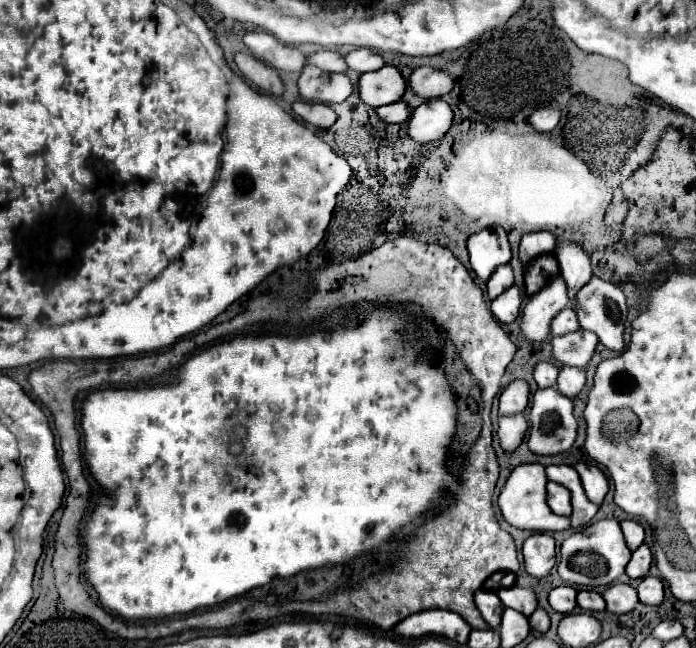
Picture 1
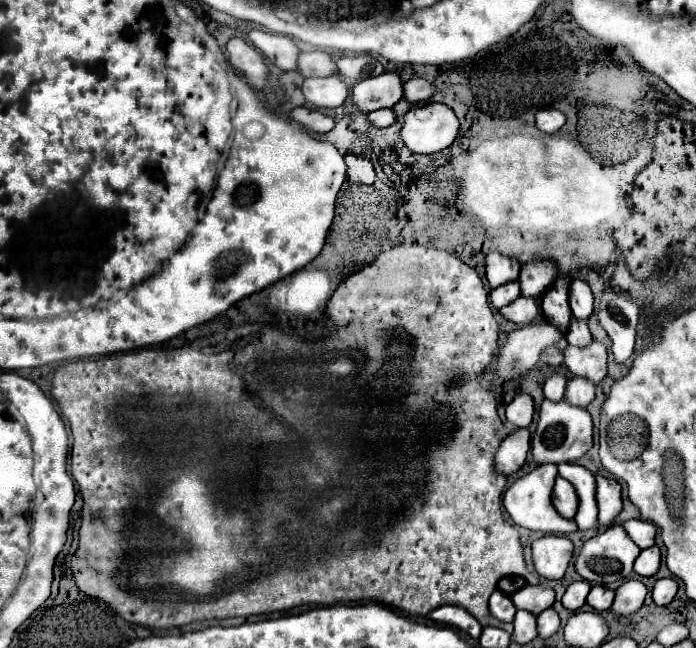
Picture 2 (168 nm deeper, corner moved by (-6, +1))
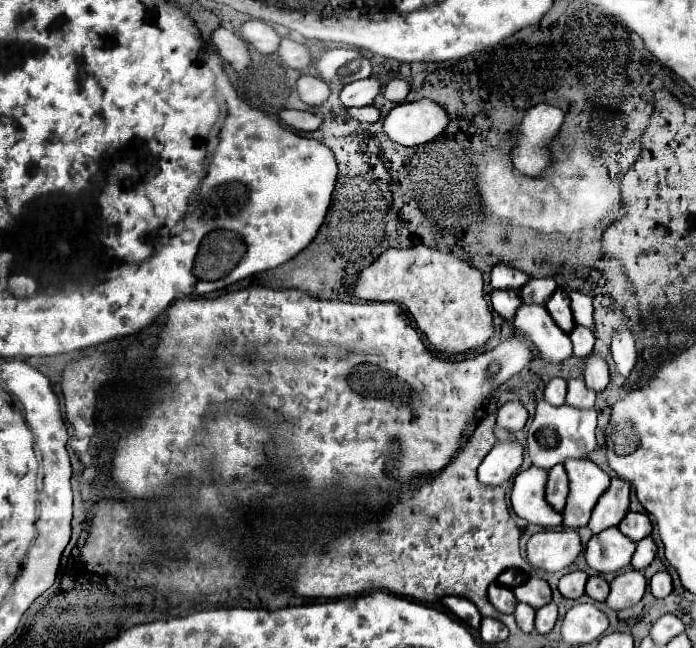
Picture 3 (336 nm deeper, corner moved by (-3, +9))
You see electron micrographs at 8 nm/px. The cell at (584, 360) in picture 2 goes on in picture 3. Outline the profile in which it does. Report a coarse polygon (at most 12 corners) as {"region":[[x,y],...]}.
{"region":[[595,353],[583,359],[583,379],[603,391],[609,383],[609,365]]}

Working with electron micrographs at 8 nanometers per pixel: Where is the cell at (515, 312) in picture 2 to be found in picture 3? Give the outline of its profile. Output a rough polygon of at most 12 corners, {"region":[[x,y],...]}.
{"region":[[521,303],[513,323],[545,361],[571,357],[571,339],[543,305]]}

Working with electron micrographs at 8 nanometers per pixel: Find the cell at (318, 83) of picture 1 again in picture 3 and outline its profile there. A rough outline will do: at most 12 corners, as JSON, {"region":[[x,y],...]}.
{"region":[[301,75],[297,91],[307,105],[321,105],[331,95],[329,83]]}

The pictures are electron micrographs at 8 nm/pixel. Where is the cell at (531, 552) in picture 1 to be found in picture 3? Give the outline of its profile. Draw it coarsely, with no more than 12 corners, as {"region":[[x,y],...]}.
{"region":[[545,529],[527,541],[527,559],[561,571],[581,553],[573,529]]}

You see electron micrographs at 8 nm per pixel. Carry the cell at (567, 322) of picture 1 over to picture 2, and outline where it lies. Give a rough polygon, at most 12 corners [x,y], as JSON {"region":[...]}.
{"region":[[570,321],[566,339],[570,345],[586,347],[592,343],[586,321]]}

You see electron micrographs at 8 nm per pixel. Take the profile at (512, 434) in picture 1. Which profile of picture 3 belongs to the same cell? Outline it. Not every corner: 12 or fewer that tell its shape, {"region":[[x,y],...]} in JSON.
{"region":[[501,441],[479,465],[485,485],[519,471],[523,445]]}

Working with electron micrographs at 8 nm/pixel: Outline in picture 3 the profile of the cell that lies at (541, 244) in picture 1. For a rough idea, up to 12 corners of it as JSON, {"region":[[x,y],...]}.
{"region":[[531,277],[521,287],[525,303],[545,303],[557,289],[551,277]]}

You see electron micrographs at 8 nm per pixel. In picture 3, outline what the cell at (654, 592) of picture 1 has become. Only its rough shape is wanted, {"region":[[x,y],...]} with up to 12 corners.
{"region":[[659,571],[651,577],[649,589],[661,599],[673,591],[671,575]]}

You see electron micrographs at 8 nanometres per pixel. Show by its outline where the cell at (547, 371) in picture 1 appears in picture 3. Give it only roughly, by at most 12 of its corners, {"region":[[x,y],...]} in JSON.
{"region":[[551,379],[545,387],[545,399],[553,405],[565,403],[567,381]]}

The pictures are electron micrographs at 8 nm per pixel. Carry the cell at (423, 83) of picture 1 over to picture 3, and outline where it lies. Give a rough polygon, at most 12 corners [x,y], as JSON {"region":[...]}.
{"region":[[393,79],[383,95],[395,103],[403,103],[411,91],[411,83]]}

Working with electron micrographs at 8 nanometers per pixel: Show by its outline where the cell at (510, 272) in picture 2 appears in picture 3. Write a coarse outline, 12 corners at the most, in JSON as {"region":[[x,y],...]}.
{"region":[[505,263],[491,271],[493,289],[519,289],[527,273]]}

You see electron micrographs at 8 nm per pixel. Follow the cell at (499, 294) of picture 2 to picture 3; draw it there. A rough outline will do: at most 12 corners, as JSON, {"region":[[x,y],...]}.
{"region":[[497,289],[491,293],[493,309],[513,319],[521,305],[517,289]]}

